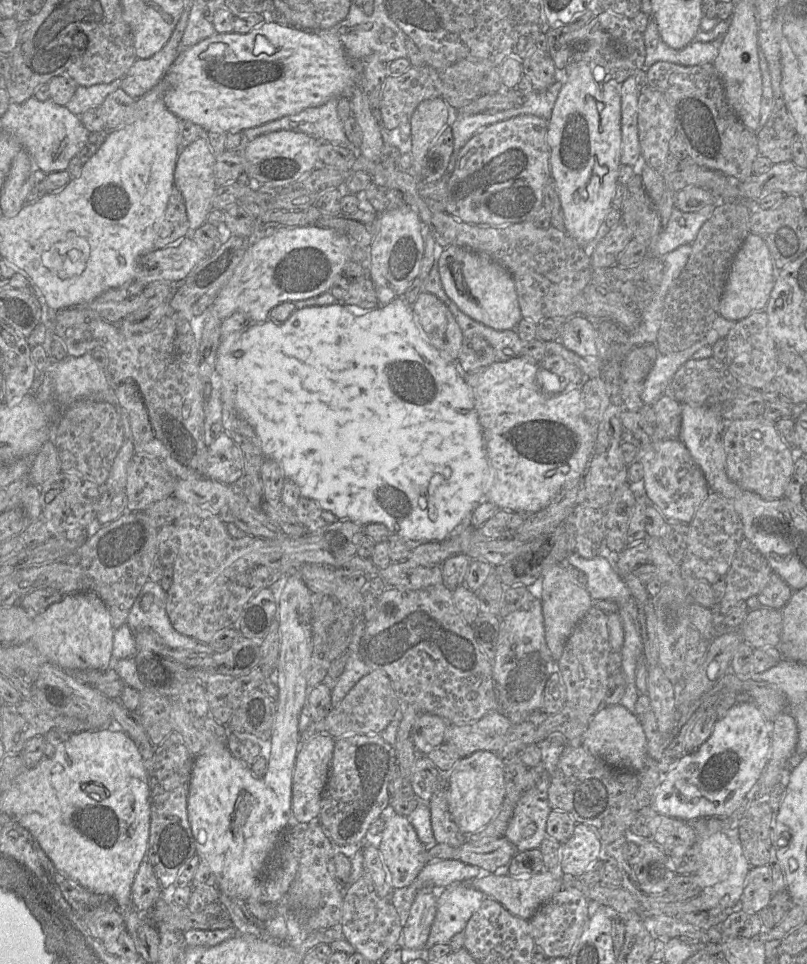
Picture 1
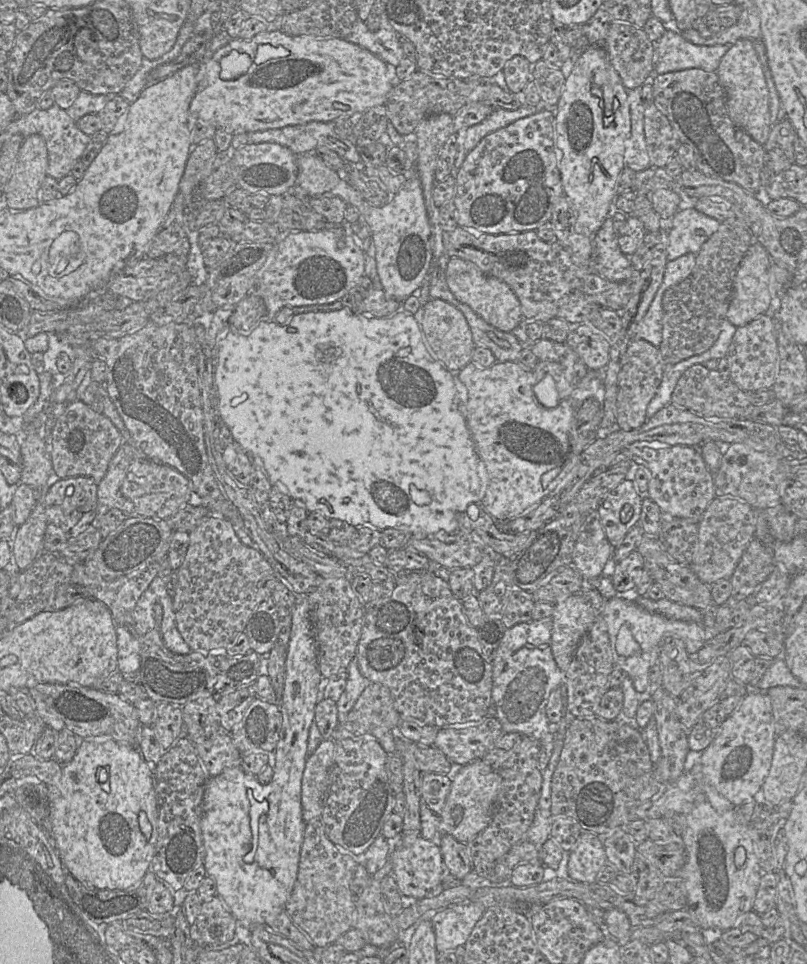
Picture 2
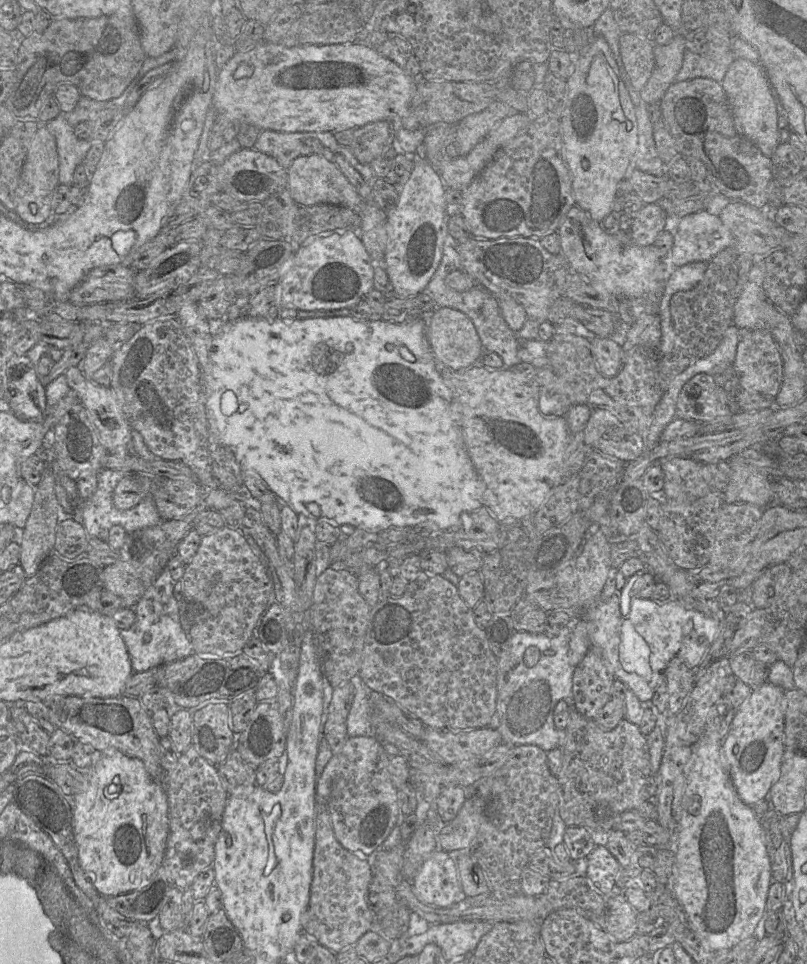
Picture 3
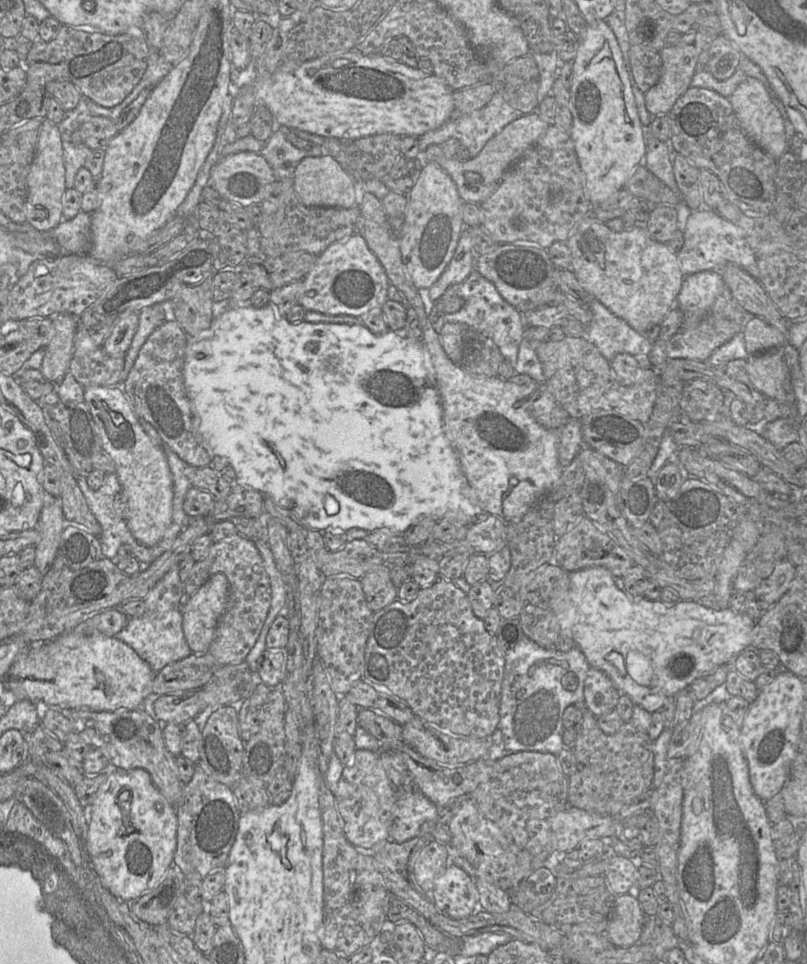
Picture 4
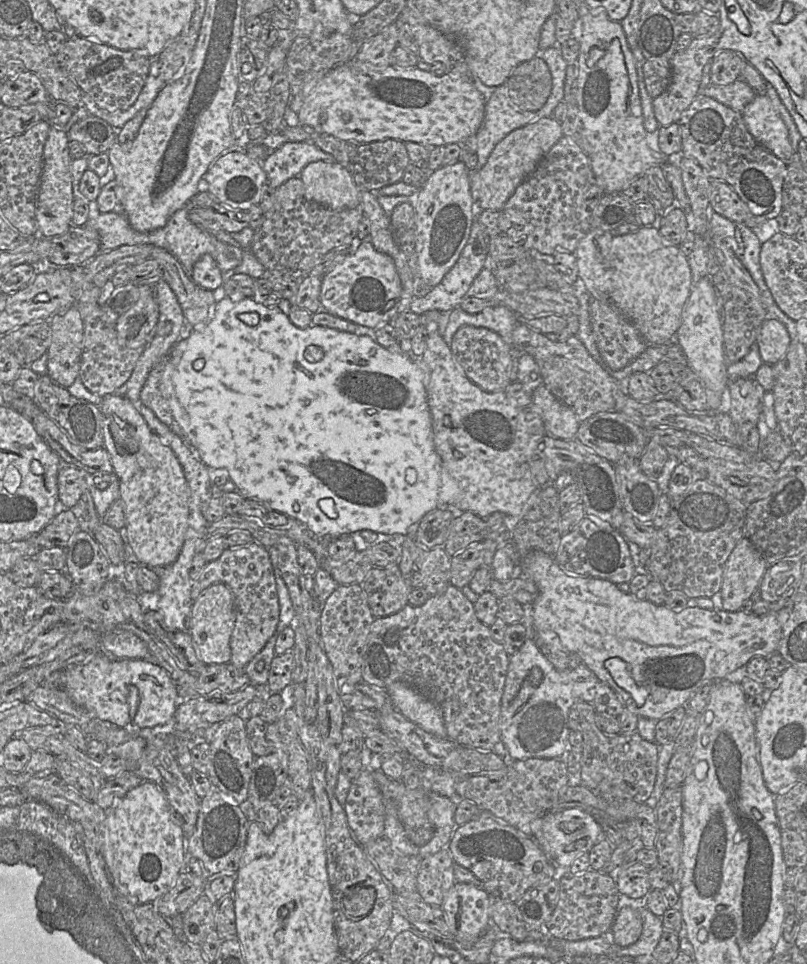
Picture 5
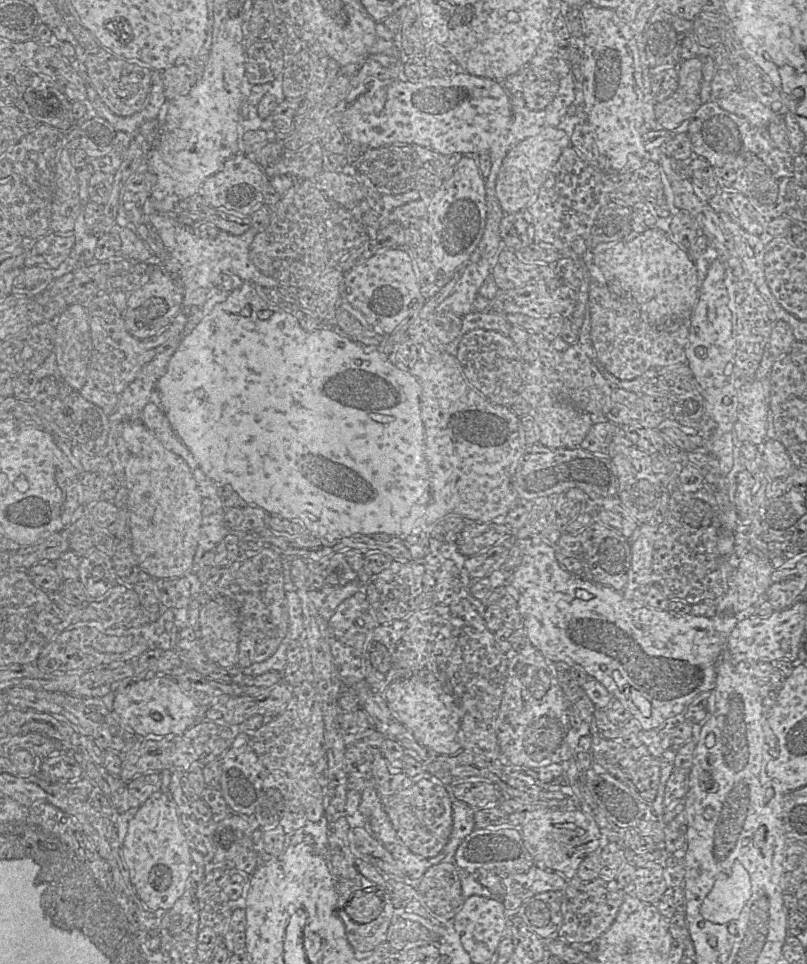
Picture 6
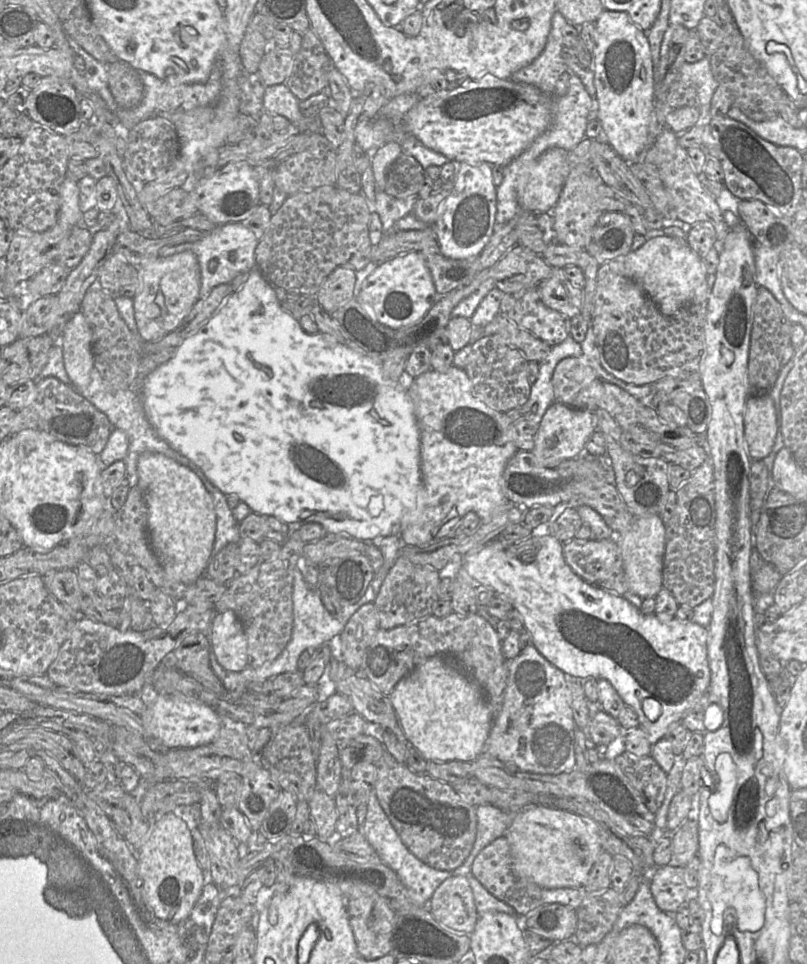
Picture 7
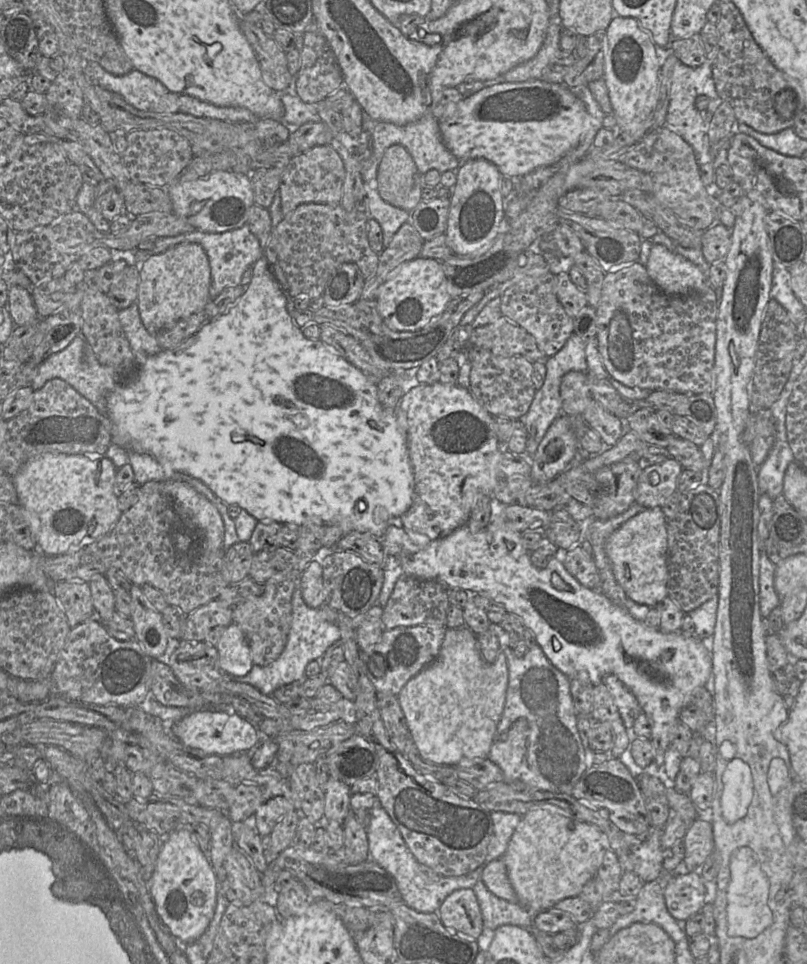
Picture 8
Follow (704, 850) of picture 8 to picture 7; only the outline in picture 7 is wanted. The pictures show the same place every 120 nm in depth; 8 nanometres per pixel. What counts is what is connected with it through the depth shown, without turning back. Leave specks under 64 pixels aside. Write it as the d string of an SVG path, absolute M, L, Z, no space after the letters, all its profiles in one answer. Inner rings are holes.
M686 820L671 835L672 858L669 863L672 867L685 867L698 853L699 827L697 821Z

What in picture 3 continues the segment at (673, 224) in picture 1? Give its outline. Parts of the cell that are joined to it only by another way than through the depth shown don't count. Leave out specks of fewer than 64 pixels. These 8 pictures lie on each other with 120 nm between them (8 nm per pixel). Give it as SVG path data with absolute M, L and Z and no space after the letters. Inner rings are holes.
M700 210L680 218L670 251L671 263L675 268L691 262L708 263L733 244L733 235L719 216Z

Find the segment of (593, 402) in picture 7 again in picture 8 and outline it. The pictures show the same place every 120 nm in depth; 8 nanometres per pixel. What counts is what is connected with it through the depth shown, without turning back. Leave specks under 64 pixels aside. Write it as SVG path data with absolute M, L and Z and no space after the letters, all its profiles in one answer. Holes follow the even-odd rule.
M580 371L566 373L561 379L560 397L563 414L581 415L593 400L587 373Z

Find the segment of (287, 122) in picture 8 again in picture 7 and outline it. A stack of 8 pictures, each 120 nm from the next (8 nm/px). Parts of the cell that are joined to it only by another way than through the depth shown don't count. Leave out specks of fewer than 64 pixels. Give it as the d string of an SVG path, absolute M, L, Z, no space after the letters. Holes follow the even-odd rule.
M285 84L265 87L264 111L287 118L293 125L298 126L301 131L323 134L320 119L305 117L299 108L299 102Z

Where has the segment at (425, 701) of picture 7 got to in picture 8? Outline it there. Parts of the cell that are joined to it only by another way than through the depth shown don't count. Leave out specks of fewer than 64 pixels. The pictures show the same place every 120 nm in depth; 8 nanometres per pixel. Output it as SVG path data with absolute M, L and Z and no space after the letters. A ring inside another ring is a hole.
M467 626L459 628L448 628L443 640L438 656L417 675L412 677L397 695L400 706L405 716L406 724L409 730L409 736L418 747L421 757L426 762L442 766L456 766L461 762L470 762L488 758L493 738L497 726L501 719L505 704L506 691L508 685L508 666L507 657L503 652L499 652L493 663L487 663L483 660L477 642L477 635Z

